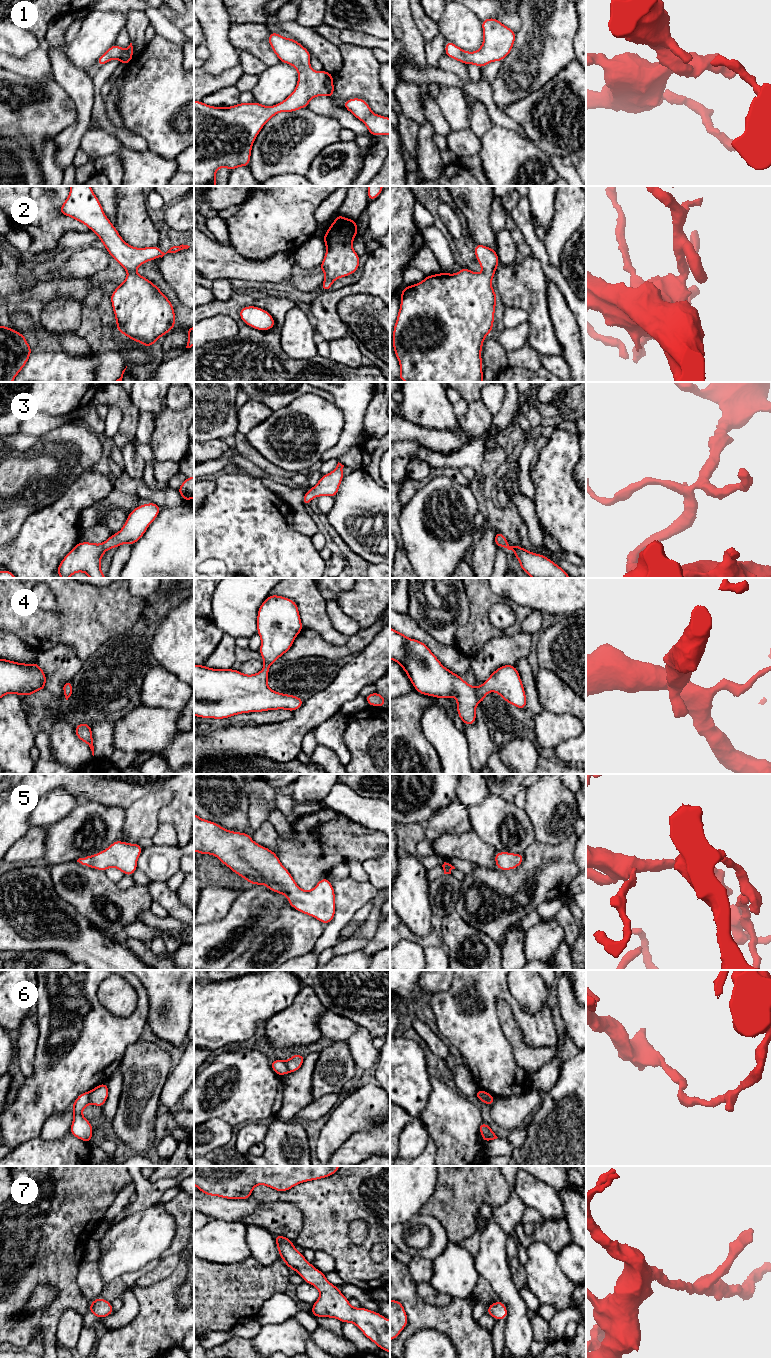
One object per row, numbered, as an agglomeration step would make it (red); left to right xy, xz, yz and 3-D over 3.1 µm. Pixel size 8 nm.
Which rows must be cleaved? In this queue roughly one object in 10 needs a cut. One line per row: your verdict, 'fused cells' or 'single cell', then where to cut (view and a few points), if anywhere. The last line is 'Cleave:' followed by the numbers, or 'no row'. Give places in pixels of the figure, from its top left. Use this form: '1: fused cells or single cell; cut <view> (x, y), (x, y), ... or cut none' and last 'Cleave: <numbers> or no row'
1: single cell; cut none
2: single cell; cut none
3: single cell; cut none
4: single cell; cut none
5: single cell; cut none
6: fused cells; cut xy (88, 1092), (90, 1102)
7: single cell; cut none
Cleave: 6

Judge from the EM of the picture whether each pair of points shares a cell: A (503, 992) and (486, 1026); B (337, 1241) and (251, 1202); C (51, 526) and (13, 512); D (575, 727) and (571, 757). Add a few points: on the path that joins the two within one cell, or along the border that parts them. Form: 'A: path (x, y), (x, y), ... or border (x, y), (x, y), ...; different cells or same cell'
A: path (494, 997), (487, 1004), (486, 1017); same cell
B: border (252, 1195), (263, 1203); different cells
C: border (48, 506), (32, 513), (14, 537); different cells
D: border (575, 737), (562, 741), (553, 750); different cells

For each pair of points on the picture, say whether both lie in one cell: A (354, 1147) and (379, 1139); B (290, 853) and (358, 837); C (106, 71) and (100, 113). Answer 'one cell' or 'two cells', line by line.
A: one cell
B: one cell
C: one cell

